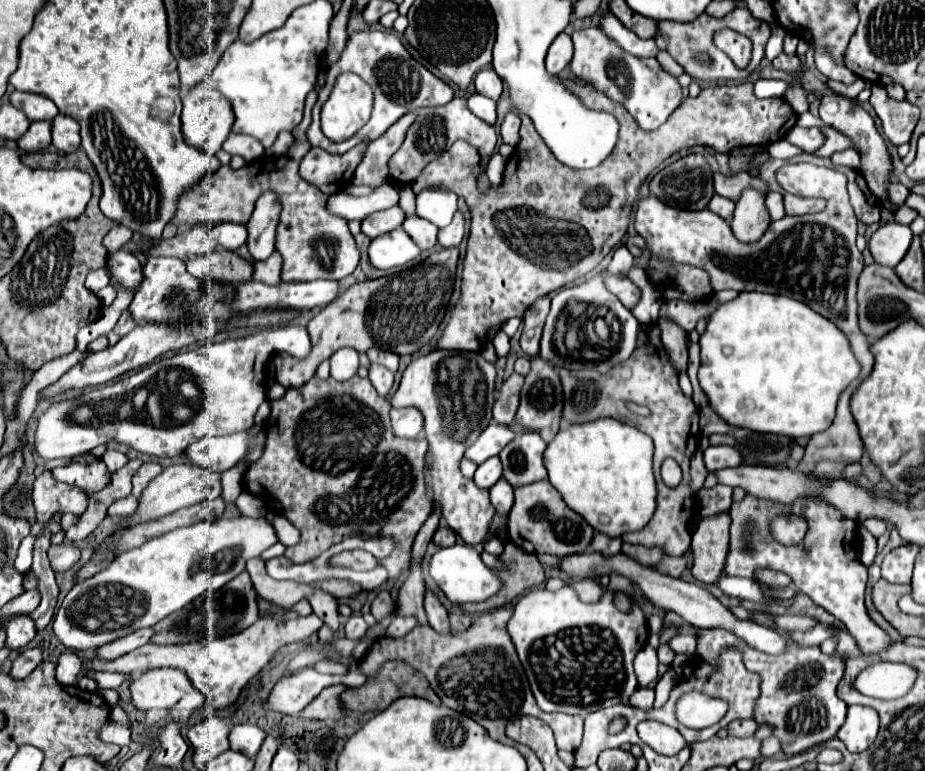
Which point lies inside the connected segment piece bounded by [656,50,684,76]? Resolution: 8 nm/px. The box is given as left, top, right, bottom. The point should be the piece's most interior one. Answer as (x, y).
(666, 61)

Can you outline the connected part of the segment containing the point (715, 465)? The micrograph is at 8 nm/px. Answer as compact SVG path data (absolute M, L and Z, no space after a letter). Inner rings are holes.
M710 446L704 450L704 462L710 472L716 472L722 468L738 466L742 460L740 452L736 452L736 448L732 446Z

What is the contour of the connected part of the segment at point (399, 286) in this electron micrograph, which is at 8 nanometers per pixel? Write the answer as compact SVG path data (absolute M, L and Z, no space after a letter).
M444 248L440 252L430 254L418 266L404 270L394 276L384 276L376 280L366 280L350 286L346 292L338 294L328 306L324 306L308 324L312 352L304 360L296 360L288 354L276 354L276 380L282 386L300 386L308 382L318 364L328 360L338 348L350 346L358 352L368 352L370 348L390 350L398 356L414 354L422 346L426 346L436 330L442 324L446 314L454 278L458 266L458 248Z

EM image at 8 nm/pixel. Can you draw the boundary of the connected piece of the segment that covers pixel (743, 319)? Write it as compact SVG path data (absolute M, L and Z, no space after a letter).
M744 292L736 300L720 304L708 318L706 332L700 336L698 380L710 406L730 426L764 434L810 438L832 424L838 396L858 376L860 362L856 360L846 334L834 322L788 296Z

